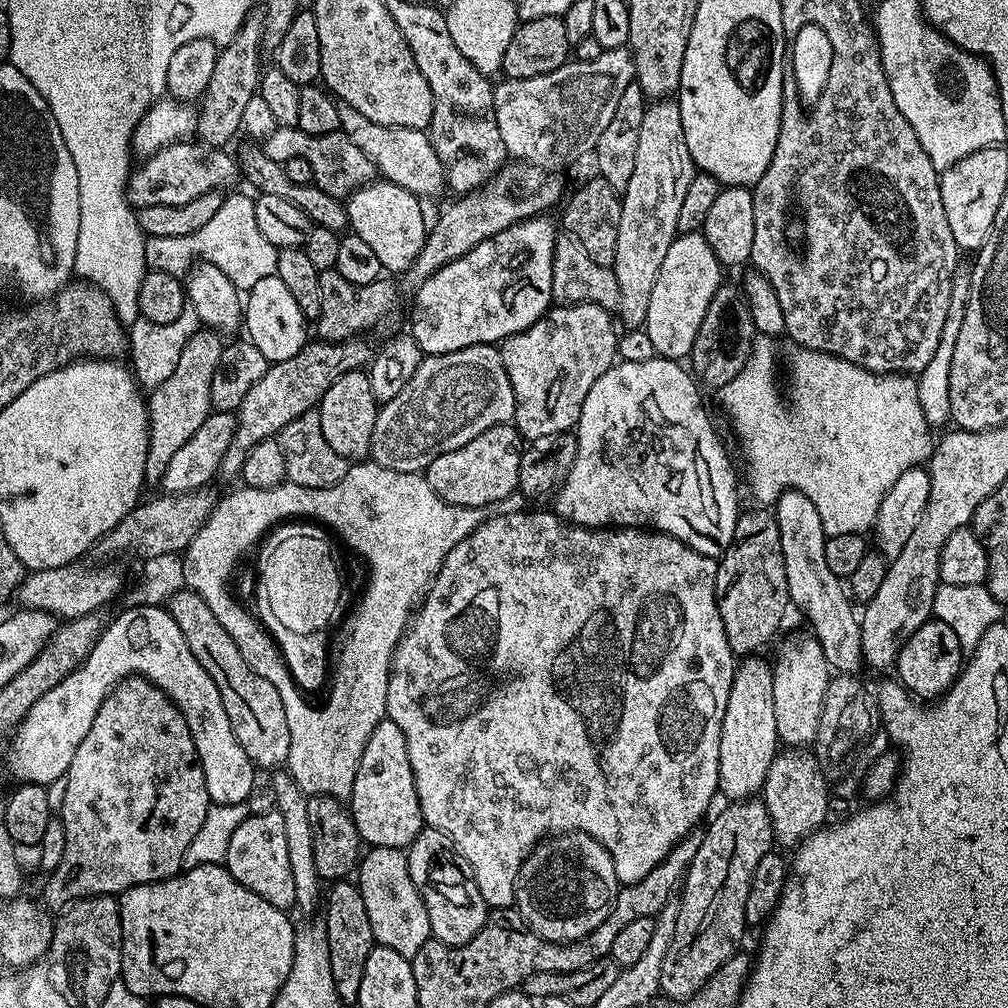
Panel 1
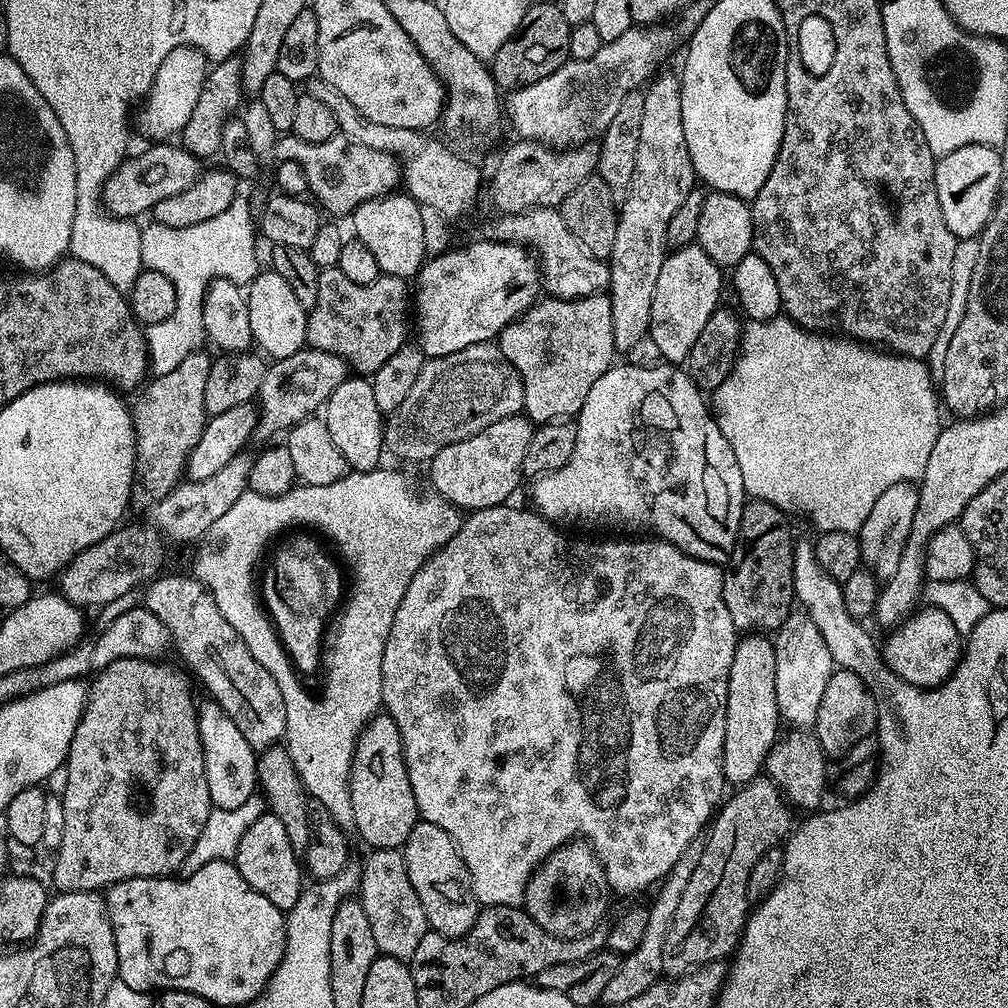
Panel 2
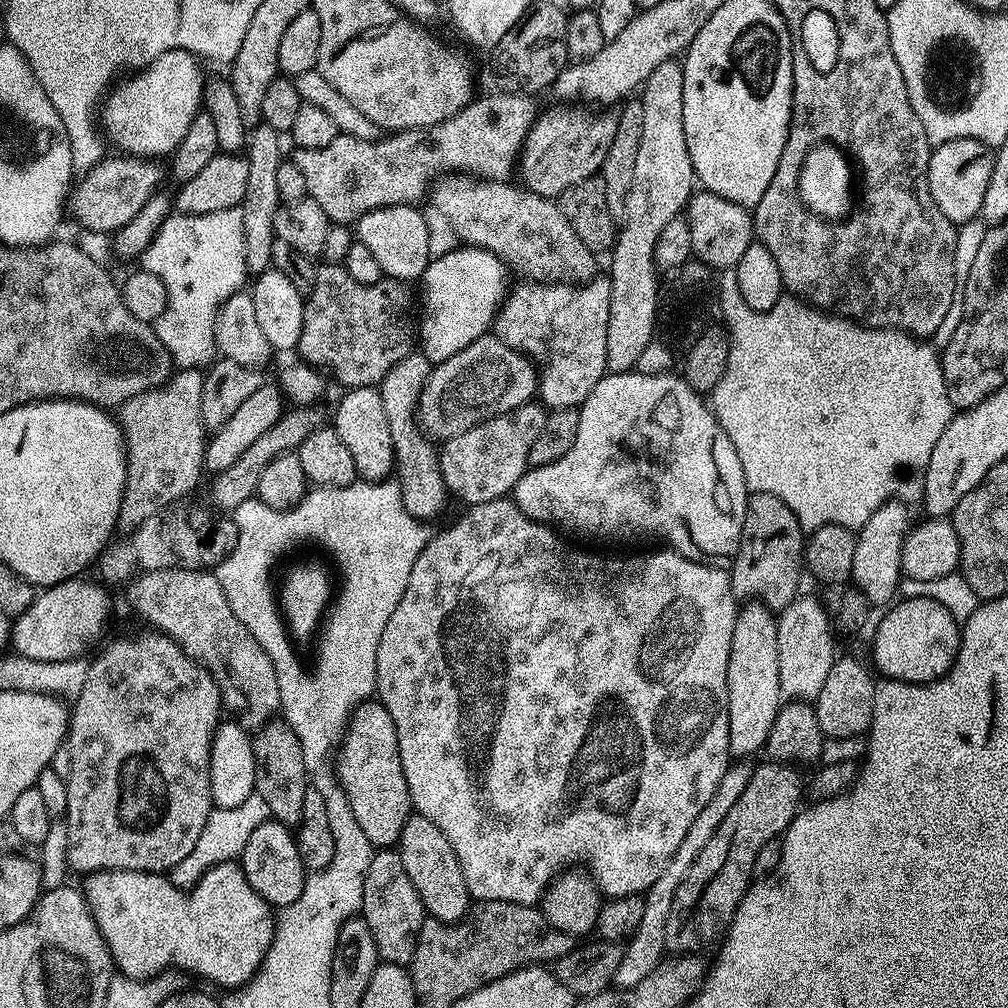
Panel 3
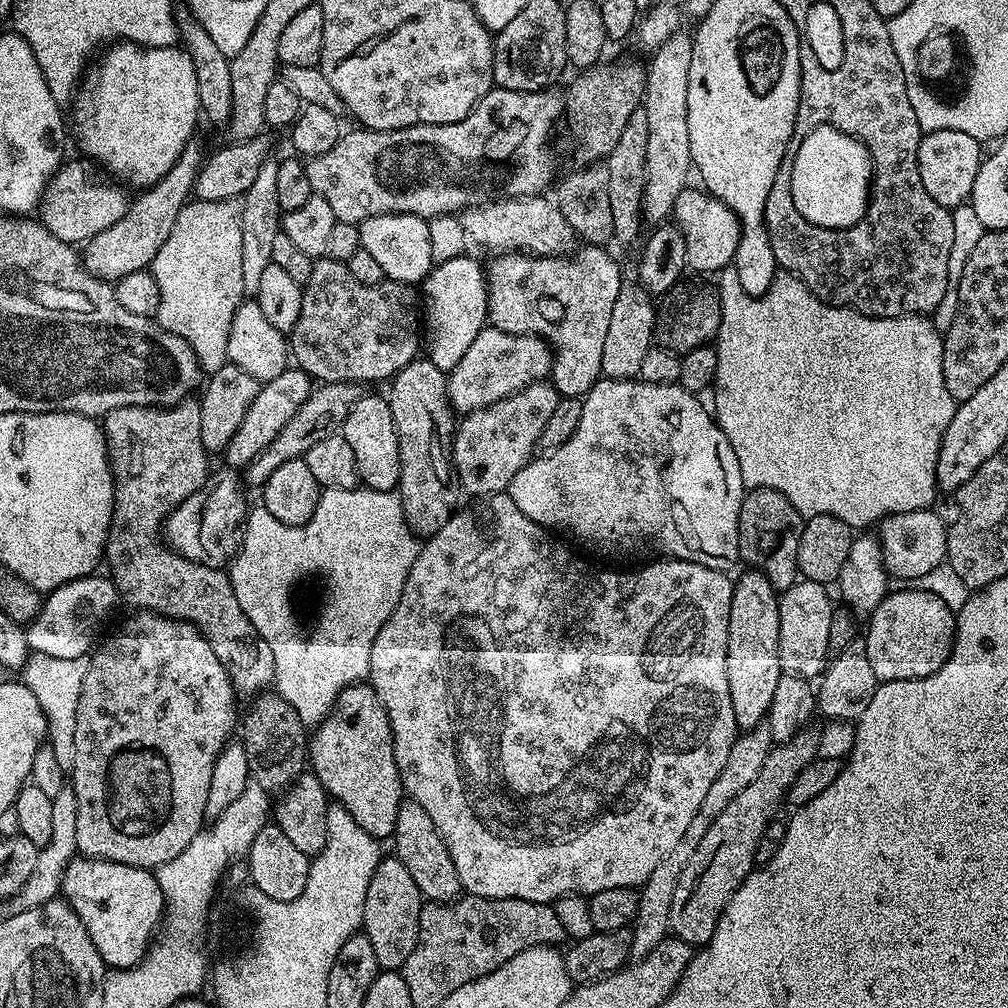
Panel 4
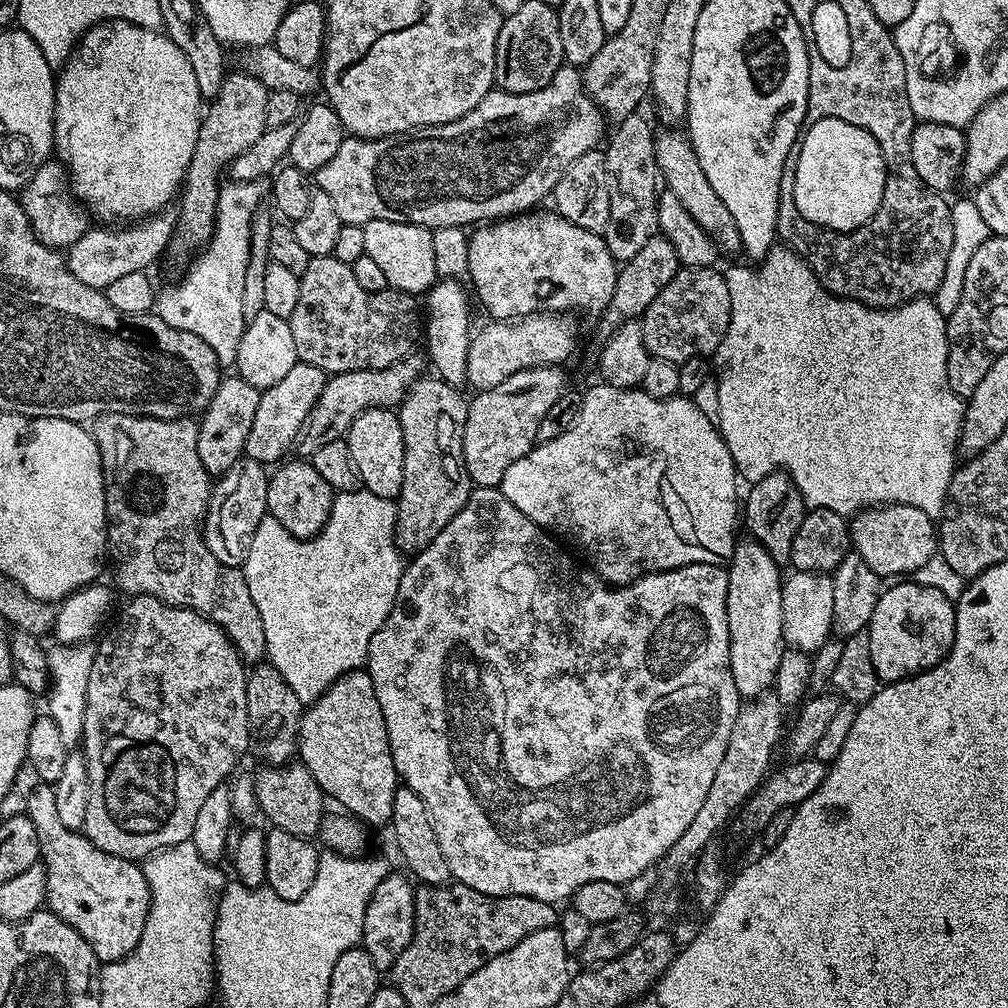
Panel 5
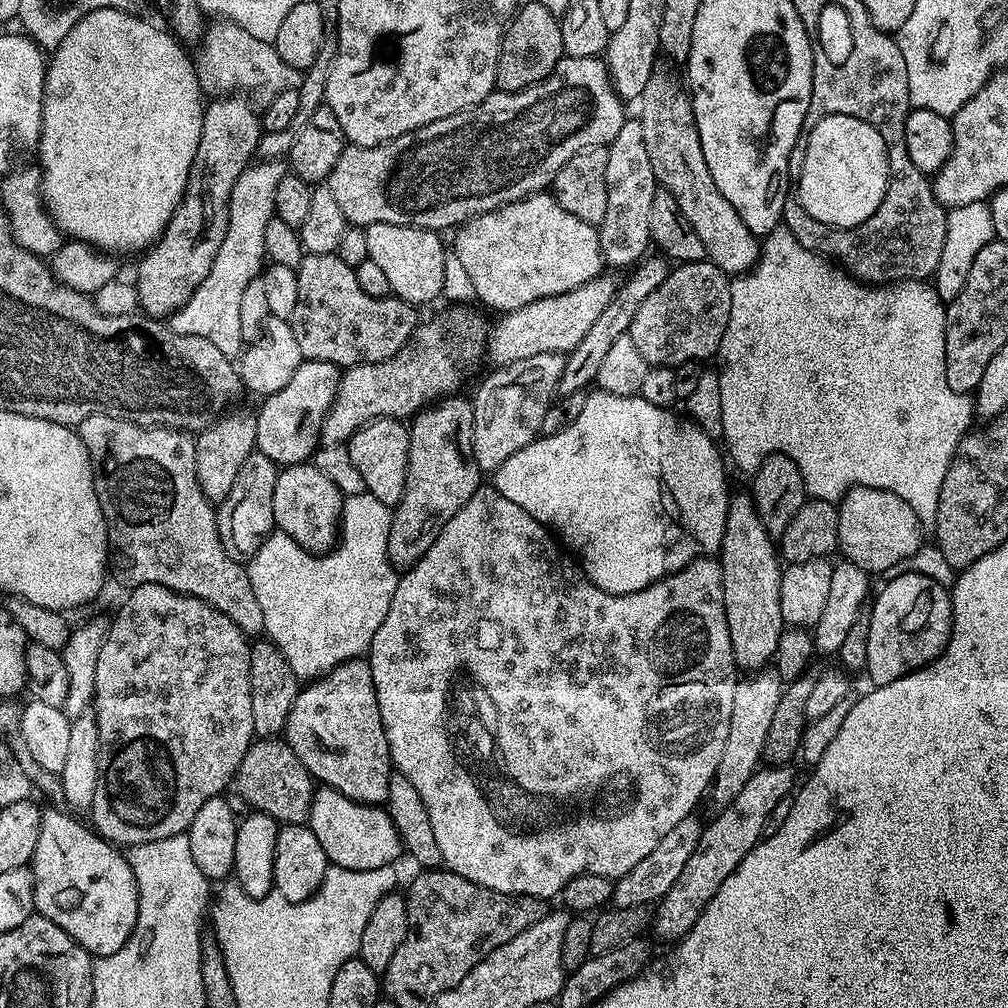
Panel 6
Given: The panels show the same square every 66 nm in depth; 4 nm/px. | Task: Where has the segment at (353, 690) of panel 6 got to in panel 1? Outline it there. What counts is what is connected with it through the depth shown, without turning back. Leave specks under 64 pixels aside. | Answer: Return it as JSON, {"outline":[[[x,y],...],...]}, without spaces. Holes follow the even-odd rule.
{"outline":[[[390,719],[380,721],[374,734],[370,734],[370,742],[366,742],[366,750],[362,750],[350,811],[361,841],[374,848],[407,849],[426,827],[418,790],[414,786],[414,770],[410,770],[406,738]]]}

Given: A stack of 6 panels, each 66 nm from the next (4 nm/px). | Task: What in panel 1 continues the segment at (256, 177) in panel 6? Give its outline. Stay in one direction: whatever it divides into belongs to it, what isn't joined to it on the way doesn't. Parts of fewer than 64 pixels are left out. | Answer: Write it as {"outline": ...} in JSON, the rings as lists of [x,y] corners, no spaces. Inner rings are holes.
{"outline":[[[247,191],[235,192],[224,196],[222,206],[218,206],[218,214],[214,214],[214,218],[210,218],[210,222],[202,226],[202,230],[194,230],[194,234],[186,234],[182,238],[147,237],[144,245],[148,268],[183,277],[199,258],[218,266],[223,274],[229,276],[230,282],[244,290],[252,288],[254,282],[262,278],[276,275],[278,249],[266,242],[262,230],[258,230],[258,221],[254,219],[255,199],[251,195],[248,197]]]}

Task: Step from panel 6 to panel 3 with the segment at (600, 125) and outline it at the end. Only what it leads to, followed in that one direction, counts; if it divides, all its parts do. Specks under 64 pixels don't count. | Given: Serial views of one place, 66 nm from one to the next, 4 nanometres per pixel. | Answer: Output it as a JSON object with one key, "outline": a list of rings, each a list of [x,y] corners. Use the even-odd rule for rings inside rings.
{"outline":[[[497,91],[495,95],[473,99],[457,116],[429,128],[409,128],[375,140],[359,140],[338,134],[334,142],[325,148],[296,148],[290,159],[301,168],[306,178],[307,199],[318,202],[318,206],[326,210],[331,223],[352,226],[361,216],[379,208],[399,204],[419,205],[419,200],[429,195],[434,178],[441,174],[467,174],[498,181],[511,177],[508,175],[511,172],[513,175],[517,167],[520,149],[524,147],[538,109],[532,105],[533,97],[528,94]]]}

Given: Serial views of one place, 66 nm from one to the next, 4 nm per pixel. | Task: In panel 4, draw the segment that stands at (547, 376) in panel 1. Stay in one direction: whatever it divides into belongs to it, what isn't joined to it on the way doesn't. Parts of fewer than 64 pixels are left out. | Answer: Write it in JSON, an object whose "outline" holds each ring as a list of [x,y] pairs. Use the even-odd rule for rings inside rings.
{"outline":[[[580,246],[571,254],[564,256],[530,256],[522,252],[506,252],[493,255],[492,261],[486,264],[486,279],[488,281],[488,319],[487,323],[493,328],[518,334],[519,336],[539,336],[541,340],[548,342],[552,349],[554,363],[550,373],[550,382],[556,387],[557,392],[564,398],[583,398],[595,386],[596,381],[602,376],[602,349],[606,342],[606,330],[610,326],[610,314],[614,314],[614,302],[620,293],[622,277],[620,277],[620,268],[616,265],[616,260],[610,253],[604,252],[600,246]]]}

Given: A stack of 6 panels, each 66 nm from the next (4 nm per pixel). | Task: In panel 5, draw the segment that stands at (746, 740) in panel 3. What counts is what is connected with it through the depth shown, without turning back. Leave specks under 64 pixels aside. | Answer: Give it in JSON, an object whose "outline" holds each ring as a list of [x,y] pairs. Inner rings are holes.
{"outline":[[[744,538],[739,541],[731,560],[726,565],[726,622],[730,630],[730,670],[734,674],[734,686],[742,698],[760,696],[775,685],[778,662],[782,662],[785,650],[782,630],[782,583],[781,565],[761,546],[758,541]]]}

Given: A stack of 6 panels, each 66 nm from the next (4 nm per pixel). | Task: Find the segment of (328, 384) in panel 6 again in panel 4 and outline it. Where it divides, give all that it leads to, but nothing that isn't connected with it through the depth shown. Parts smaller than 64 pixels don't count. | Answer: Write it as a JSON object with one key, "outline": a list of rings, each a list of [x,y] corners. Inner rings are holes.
{"outline":[[[288,366],[272,381],[261,383],[258,398],[250,402],[250,410],[246,410],[246,418],[242,418],[242,426],[238,426],[234,438],[230,438],[230,442],[224,447],[222,459],[237,470],[247,468],[251,460],[258,458],[260,452],[266,450],[270,442],[274,442],[278,430],[282,430],[282,426],[286,426],[286,422],[294,418],[298,406],[302,406],[302,402],[306,402],[306,398],[313,391],[312,377],[307,376],[302,369],[295,366]]]}

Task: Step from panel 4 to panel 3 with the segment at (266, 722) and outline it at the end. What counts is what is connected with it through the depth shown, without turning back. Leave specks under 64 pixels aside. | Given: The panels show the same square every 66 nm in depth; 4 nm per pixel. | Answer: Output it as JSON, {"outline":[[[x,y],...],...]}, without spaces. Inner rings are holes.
{"outline":[[[273,718],[252,736],[252,749],[254,750],[254,766],[256,767],[256,792],[266,801],[268,815],[279,824],[289,826],[299,825],[302,818],[302,806],[306,794],[310,790],[310,781],[306,762],[302,762],[302,744],[298,742],[298,734],[288,725],[283,718]]]}

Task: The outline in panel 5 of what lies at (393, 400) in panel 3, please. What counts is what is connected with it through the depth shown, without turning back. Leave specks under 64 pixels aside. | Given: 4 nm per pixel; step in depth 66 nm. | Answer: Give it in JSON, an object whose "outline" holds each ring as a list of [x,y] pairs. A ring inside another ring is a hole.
{"outline":[[[428,374],[413,384],[408,395],[398,406],[402,442],[406,446],[406,467],[402,470],[402,490],[396,500],[396,544],[405,557],[411,558],[417,552],[426,550],[446,530],[446,522],[466,506],[474,487],[462,454],[462,434],[468,413],[469,401],[464,392],[451,388],[445,380]]]}

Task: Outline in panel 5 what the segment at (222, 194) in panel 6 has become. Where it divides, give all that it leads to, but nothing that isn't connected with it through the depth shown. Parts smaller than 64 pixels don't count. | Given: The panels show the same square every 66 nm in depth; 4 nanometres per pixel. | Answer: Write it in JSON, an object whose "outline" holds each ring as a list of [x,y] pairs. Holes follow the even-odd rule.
{"outline":[[[229,71],[219,95],[207,105],[198,130],[198,142],[194,142],[194,158],[190,158],[188,173],[184,175],[182,191],[178,196],[175,239],[170,245],[173,253],[195,253],[203,249],[212,237],[212,231],[216,229],[221,181],[225,179],[226,169],[234,158],[238,158],[238,154],[242,154],[242,150],[250,150],[250,146],[254,146],[254,142],[258,142],[268,128],[266,102],[269,91],[261,80],[249,72]]]}

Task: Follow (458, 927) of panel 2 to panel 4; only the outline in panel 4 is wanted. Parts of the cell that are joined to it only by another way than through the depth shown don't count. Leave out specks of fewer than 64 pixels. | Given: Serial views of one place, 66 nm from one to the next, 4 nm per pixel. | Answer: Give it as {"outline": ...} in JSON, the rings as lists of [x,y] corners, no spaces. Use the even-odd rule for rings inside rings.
{"outline":[[[403,799],[398,806],[398,822],[394,822],[394,830],[390,837],[394,854],[406,866],[406,871],[414,877],[421,897],[428,902],[451,902],[461,895],[458,870],[454,870],[454,858],[446,850],[442,842],[442,834],[438,834],[438,826],[434,826],[430,814],[418,806],[418,802]]]}

